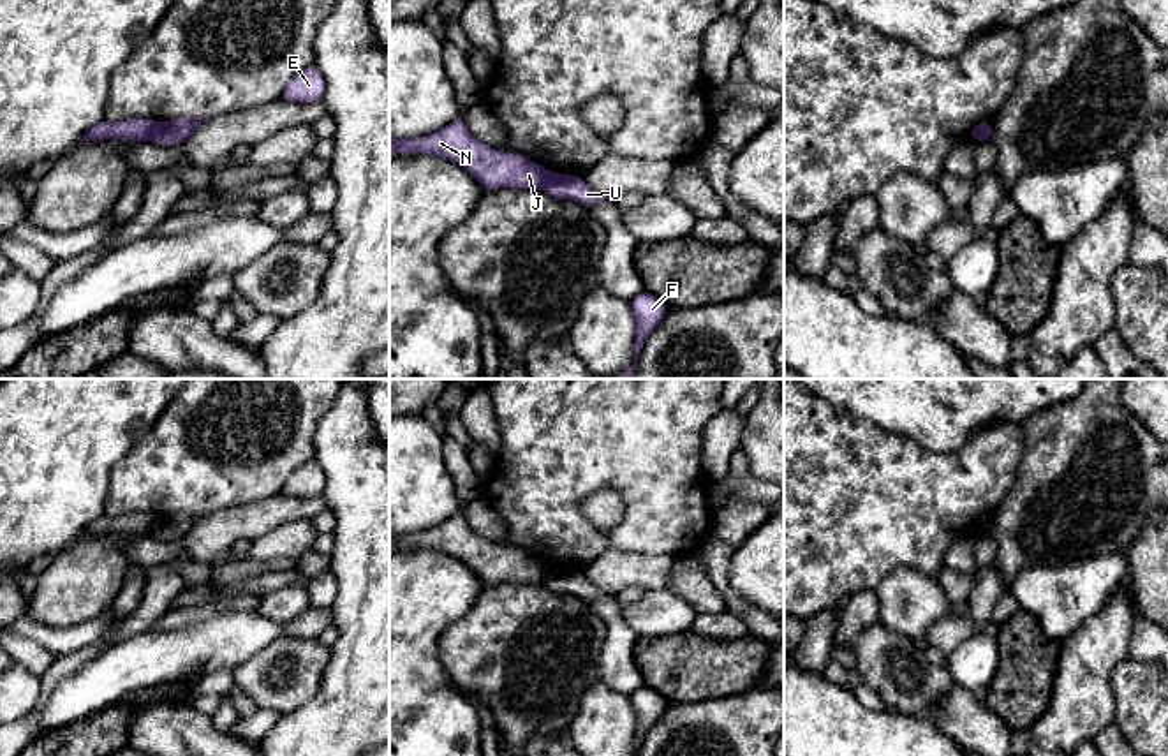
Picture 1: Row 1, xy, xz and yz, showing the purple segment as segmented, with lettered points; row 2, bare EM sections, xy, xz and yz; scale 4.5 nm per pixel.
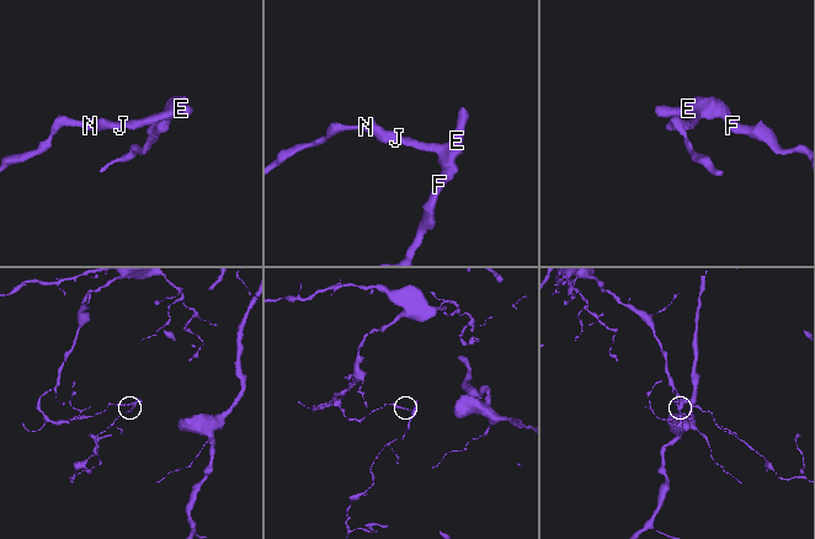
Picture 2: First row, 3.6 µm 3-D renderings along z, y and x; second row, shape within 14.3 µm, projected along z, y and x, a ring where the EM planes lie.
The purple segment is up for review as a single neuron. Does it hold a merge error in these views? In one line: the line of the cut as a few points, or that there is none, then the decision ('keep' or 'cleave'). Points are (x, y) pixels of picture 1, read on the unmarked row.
yz (987, 517), (976, 534) | cleave

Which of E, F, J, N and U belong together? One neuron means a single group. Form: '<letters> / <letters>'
E F U / J N

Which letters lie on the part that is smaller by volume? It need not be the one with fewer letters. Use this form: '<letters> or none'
E, F, U

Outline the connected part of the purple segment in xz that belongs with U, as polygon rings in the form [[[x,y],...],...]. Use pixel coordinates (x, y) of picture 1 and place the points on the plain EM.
[[[550,567],[550,573],[544,580],[544,587],[553,594],[571,594],[583,601],[597,599],[601,596],[615,596],[592,583],[581,574],[581,571],[562,567]]]

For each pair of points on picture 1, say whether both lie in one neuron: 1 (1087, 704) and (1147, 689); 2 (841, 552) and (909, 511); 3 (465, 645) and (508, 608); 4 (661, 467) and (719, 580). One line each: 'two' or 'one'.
1: two
2: one
3: one
4: two

